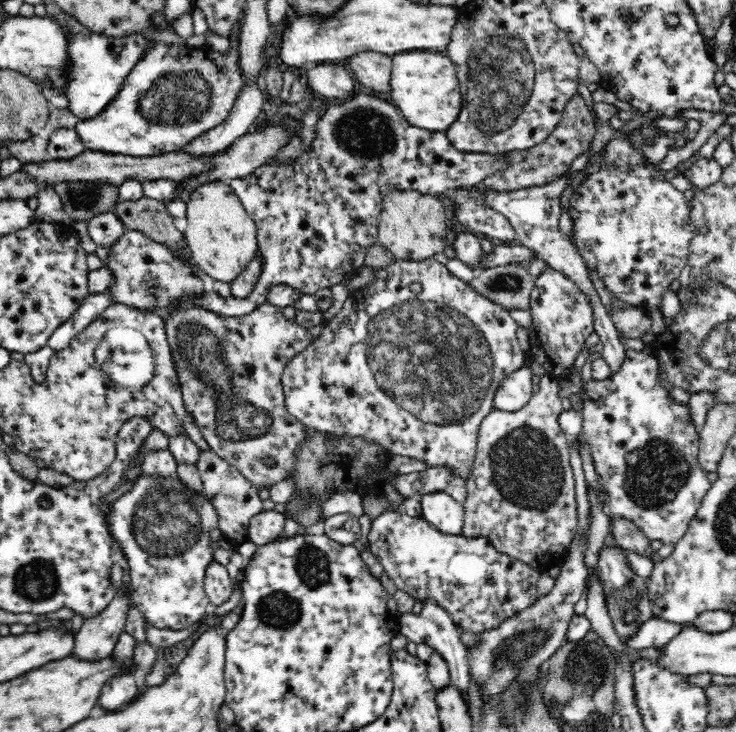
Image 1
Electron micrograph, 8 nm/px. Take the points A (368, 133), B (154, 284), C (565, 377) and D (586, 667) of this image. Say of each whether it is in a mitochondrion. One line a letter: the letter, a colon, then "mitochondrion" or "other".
A: mitochondrion
B: mitochondrion
C: other
D: mitochondrion

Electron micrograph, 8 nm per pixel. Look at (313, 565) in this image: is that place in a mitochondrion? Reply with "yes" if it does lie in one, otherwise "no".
yes

